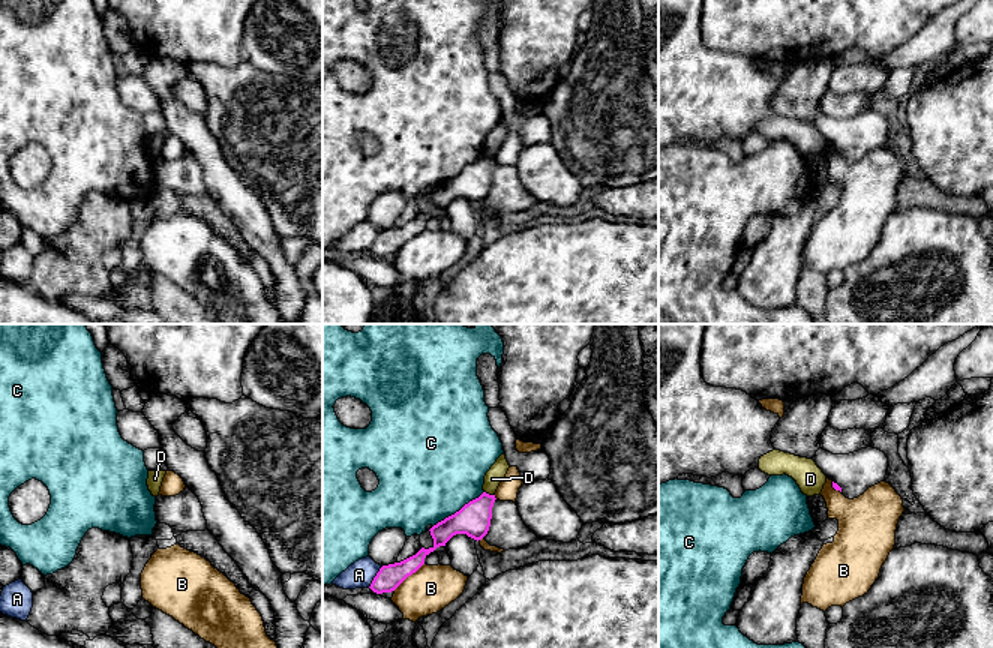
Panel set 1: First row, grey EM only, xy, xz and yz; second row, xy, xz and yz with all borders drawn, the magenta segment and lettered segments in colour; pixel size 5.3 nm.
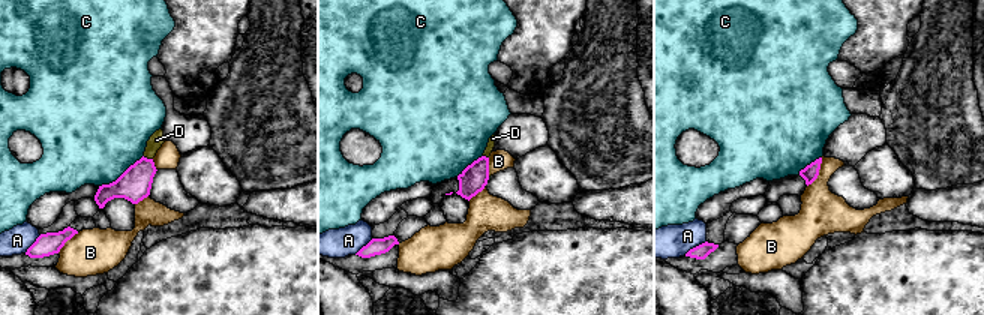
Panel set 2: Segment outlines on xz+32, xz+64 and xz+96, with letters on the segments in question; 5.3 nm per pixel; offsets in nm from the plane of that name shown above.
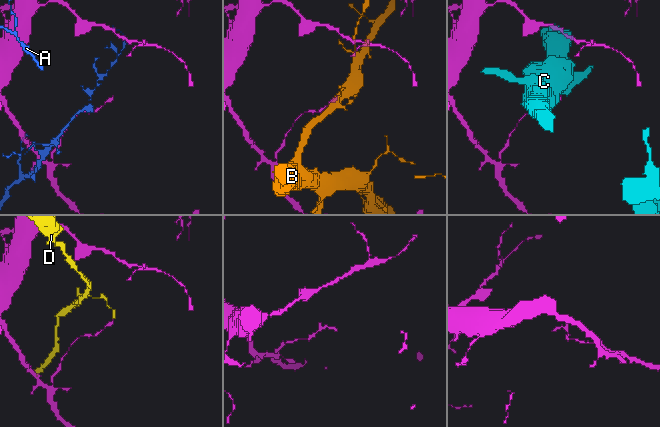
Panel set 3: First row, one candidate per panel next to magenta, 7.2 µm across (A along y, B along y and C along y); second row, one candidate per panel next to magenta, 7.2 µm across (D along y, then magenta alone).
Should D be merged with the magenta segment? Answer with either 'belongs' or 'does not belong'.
does not belong

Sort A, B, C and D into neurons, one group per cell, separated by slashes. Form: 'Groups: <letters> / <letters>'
Groups: A / B / C / D

